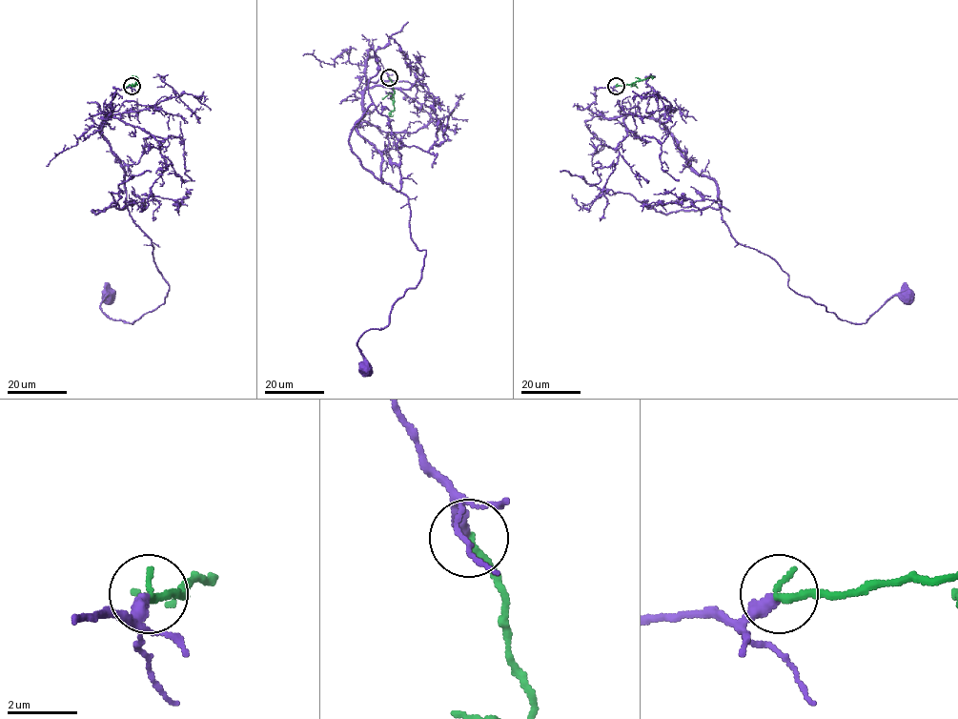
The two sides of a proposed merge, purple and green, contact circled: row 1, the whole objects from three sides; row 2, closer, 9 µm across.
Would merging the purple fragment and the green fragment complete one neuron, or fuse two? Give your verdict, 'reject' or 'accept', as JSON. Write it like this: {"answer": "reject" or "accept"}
{"answer": "accept"}

